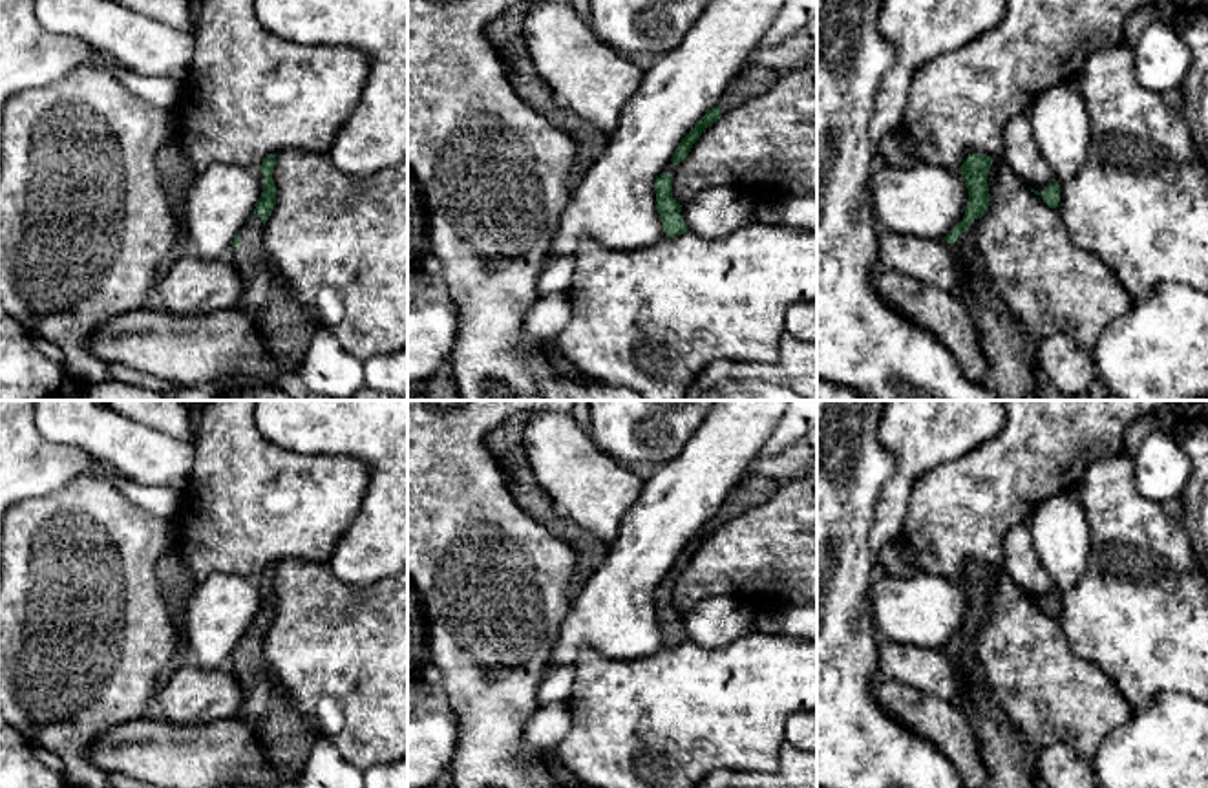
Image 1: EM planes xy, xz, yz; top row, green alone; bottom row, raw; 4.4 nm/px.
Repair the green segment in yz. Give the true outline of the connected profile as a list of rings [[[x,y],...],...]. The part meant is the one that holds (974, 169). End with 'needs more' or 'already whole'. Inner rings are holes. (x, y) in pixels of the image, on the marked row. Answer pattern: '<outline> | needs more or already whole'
[[[972,154],[958,172],[969,188],[963,219],[945,236],[952,245],[961,269],[959,300],[978,327],[981,349],[987,357],[987,373],[981,384],[998,400],[1042,400],[1038,391],[1038,338],[1005,305],[996,291],[981,254],[978,252],[970,223],[989,207],[987,174],[992,157]]] | needs more

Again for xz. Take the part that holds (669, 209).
[[[746,66],[724,90],[718,104],[711,108],[682,139],[673,154],[673,159],[663,166],[660,177],[654,183],[656,208],[667,238],[687,232],[687,225],[680,218],[682,205],[673,197],[673,177],[678,170],[678,165],[689,155],[693,144],[698,141],[707,126],[720,119],[724,112],[744,104],[747,99],[753,99],[771,88],[779,75],[780,73],[777,69],[768,66]]] | needs more

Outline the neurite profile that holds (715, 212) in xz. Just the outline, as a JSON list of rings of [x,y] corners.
[[[711,186],[682,207],[687,230],[702,240],[722,240],[751,223],[755,201],[735,188]]]

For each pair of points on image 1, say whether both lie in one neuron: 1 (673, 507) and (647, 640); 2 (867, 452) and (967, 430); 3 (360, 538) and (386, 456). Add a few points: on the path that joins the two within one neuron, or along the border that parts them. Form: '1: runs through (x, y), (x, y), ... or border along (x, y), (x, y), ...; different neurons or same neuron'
1: runs through (649, 540), (625, 582), (625, 607); same neuron
2: border along (879, 419), (879, 439), (896, 457), (883, 490); different neurons
3: runs through (381, 518), (386, 512), (386, 476); same neuron

